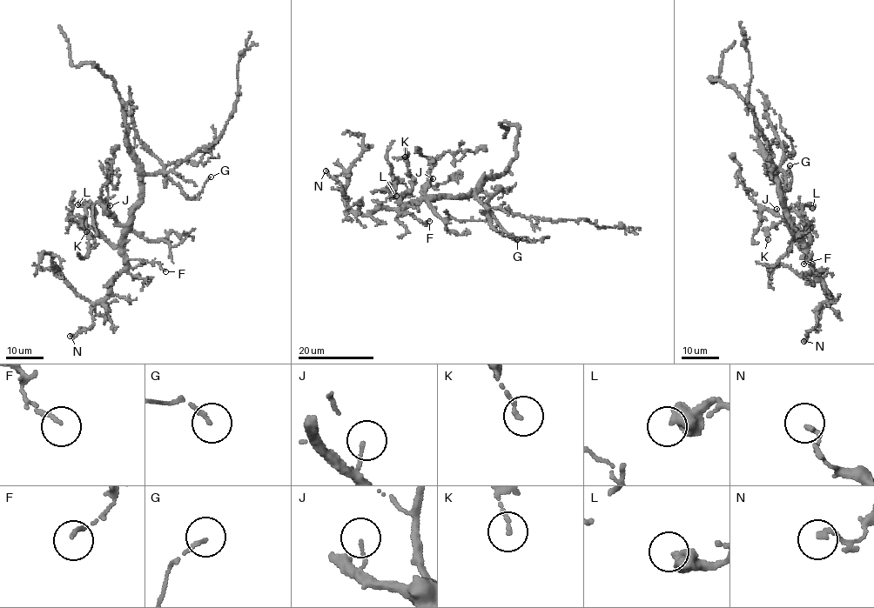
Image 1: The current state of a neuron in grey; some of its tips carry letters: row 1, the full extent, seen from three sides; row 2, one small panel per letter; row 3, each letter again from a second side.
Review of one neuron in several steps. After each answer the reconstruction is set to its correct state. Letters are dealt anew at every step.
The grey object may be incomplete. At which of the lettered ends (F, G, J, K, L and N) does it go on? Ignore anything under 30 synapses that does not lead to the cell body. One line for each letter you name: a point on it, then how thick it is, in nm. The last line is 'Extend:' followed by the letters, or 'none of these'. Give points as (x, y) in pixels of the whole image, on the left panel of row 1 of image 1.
Extend: none of these

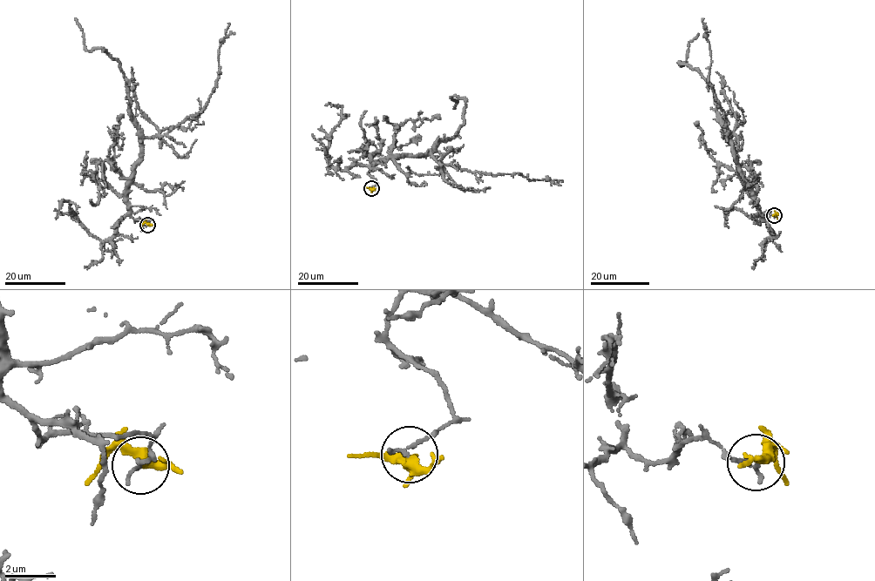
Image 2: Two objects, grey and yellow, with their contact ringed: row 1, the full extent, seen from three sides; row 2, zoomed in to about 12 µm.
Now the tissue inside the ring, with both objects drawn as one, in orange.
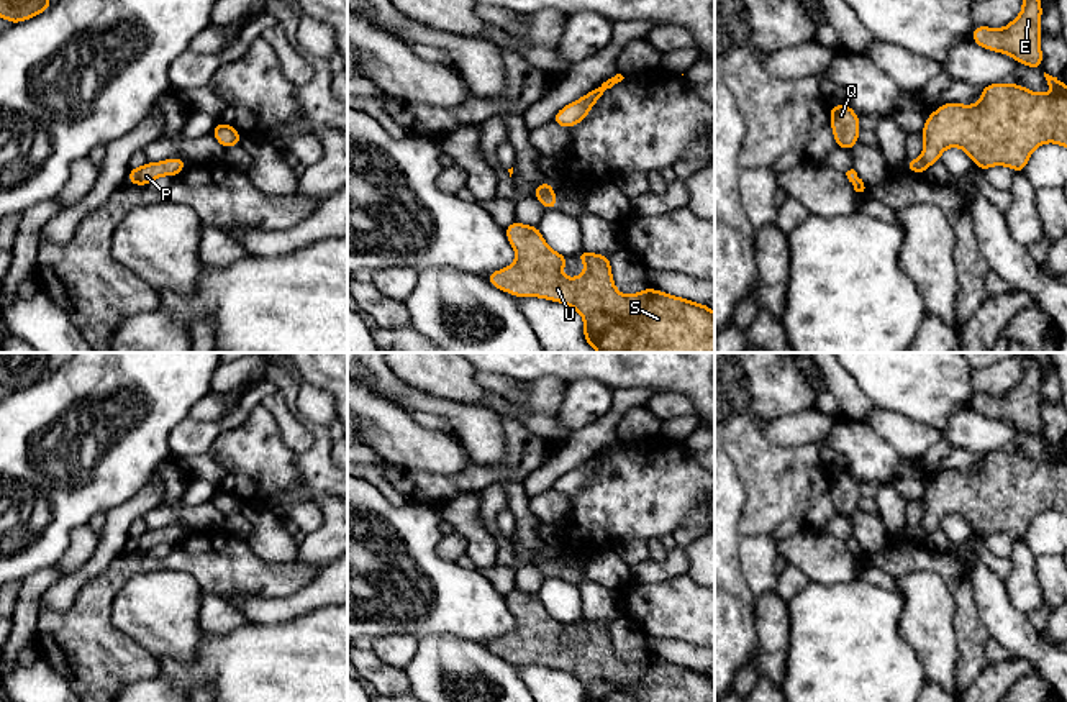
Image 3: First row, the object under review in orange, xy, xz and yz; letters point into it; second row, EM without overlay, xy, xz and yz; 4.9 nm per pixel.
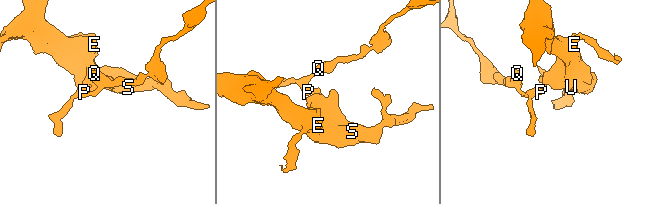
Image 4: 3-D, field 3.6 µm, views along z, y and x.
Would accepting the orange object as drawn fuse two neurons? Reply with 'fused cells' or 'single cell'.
fused cells

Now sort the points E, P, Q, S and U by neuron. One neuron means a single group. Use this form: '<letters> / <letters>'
E S U / P Q

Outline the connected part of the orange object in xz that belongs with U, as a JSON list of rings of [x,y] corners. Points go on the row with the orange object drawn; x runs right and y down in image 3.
[[[513,221],[505,235],[516,251],[516,261],[485,279],[515,297],[539,297],[575,308],[583,317],[583,338],[597,353],[715,353],[715,312],[705,303],[669,295],[647,287],[633,295],[616,290],[610,256],[579,251],[585,272],[569,279],[561,272],[569,256],[557,254],[538,226]]]

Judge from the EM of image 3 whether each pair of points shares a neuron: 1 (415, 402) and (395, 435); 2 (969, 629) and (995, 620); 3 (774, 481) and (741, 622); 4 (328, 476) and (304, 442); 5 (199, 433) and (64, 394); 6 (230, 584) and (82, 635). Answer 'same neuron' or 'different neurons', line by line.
1: different neurons
2: different neurons
3: different neurons
4: different neurons
5: different neurons
6: same neuron

